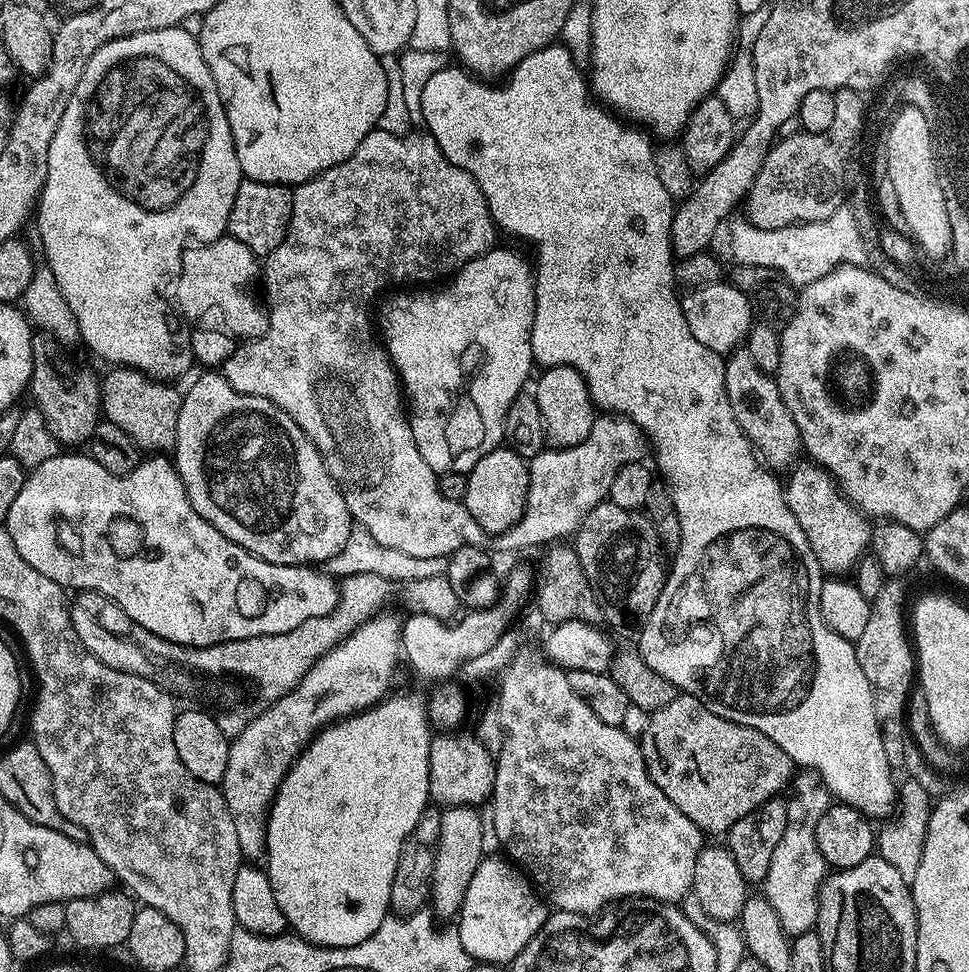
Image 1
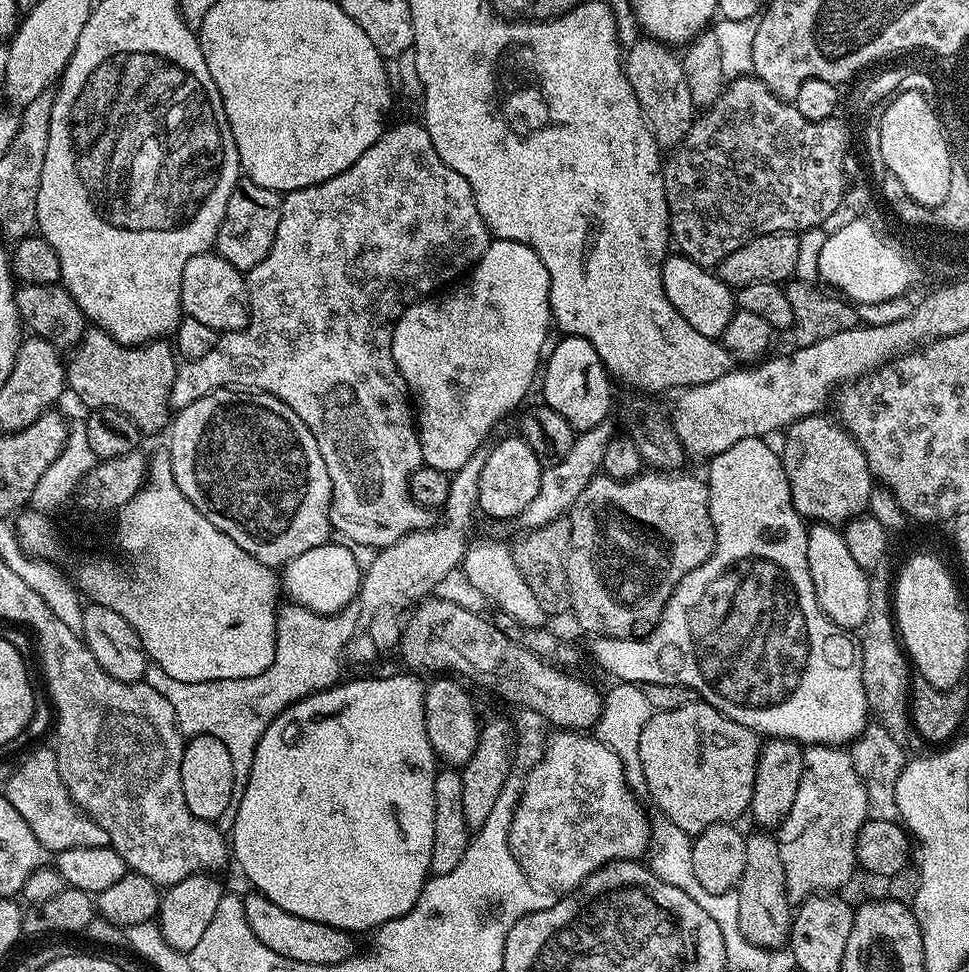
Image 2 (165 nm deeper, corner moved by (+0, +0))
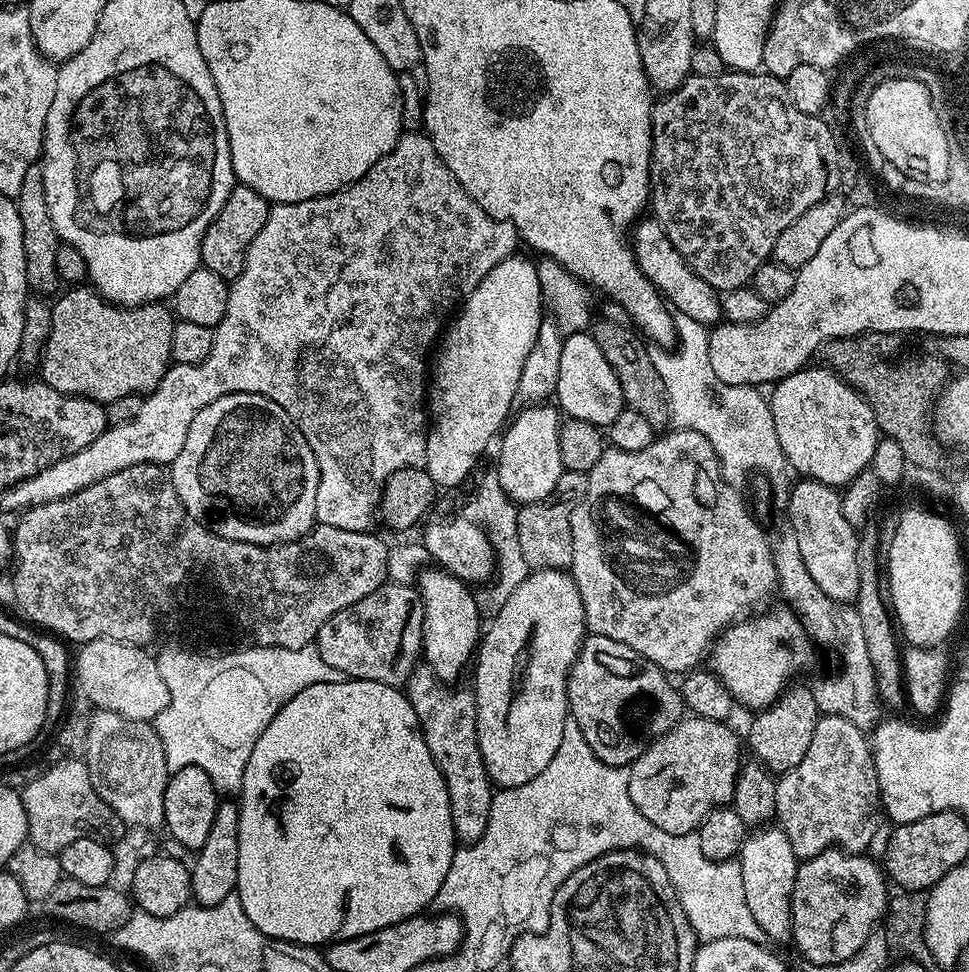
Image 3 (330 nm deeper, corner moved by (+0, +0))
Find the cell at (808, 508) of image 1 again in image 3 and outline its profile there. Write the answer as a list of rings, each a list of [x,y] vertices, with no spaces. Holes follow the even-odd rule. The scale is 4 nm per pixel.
[[[805,366],[794,374],[775,381],[773,388],[776,389],[773,390],[772,396],[770,392],[768,400],[770,414],[774,418],[774,434],[778,434],[778,446],[782,446],[782,454],[788,459],[788,467],[797,477],[817,480],[826,486],[840,490],[862,470],[870,467],[882,433],[876,424],[874,410],[864,400],[864,393],[857,392],[831,368],[812,367]]]

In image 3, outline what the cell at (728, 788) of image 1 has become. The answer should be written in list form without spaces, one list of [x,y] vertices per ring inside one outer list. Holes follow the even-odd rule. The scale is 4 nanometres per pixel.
[[[689,715],[687,718],[680,719],[666,734],[657,736],[656,739],[648,745],[645,752],[628,768],[628,789],[630,790],[630,798],[634,802],[636,809],[638,809],[647,820],[654,822],[654,826],[658,826],[658,830],[666,830],[666,834],[678,834],[679,836],[687,832],[695,833],[706,818],[706,814],[710,814],[712,808],[723,808],[731,805],[734,786],[736,785],[736,779],[740,773],[742,763],[742,757],[740,757],[740,744],[742,748],[742,740],[741,737],[739,740],[728,727],[729,725],[723,720],[707,720],[701,716]]]

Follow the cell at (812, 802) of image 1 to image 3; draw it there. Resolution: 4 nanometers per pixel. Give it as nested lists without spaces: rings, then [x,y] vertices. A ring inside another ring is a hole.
[[[821,715],[802,762],[776,781],[775,819],[790,838],[797,861],[809,860],[835,847],[867,853],[881,817],[878,774],[865,729],[846,722],[846,718]]]

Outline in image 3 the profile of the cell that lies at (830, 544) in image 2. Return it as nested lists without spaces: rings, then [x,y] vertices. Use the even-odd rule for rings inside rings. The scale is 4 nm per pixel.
[[[797,479],[791,485],[788,493],[788,506],[786,509],[787,523],[791,524],[794,534],[798,534],[798,546],[802,549],[802,559],[806,562],[806,570],[810,570],[810,578],[818,582],[822,594],[840,604],[851,605],[858,594],[858,532],[842,514],[841,493],[835,488],[826,486],[817,480]]]

